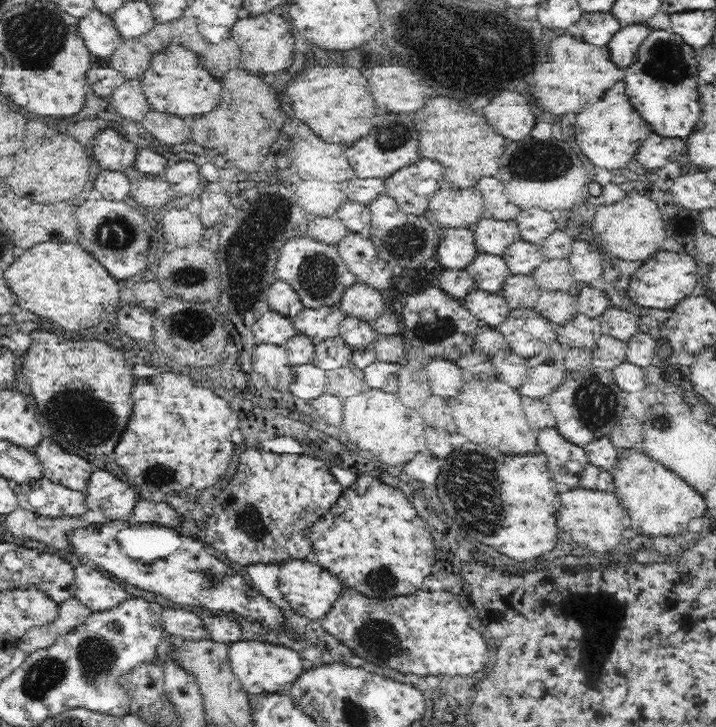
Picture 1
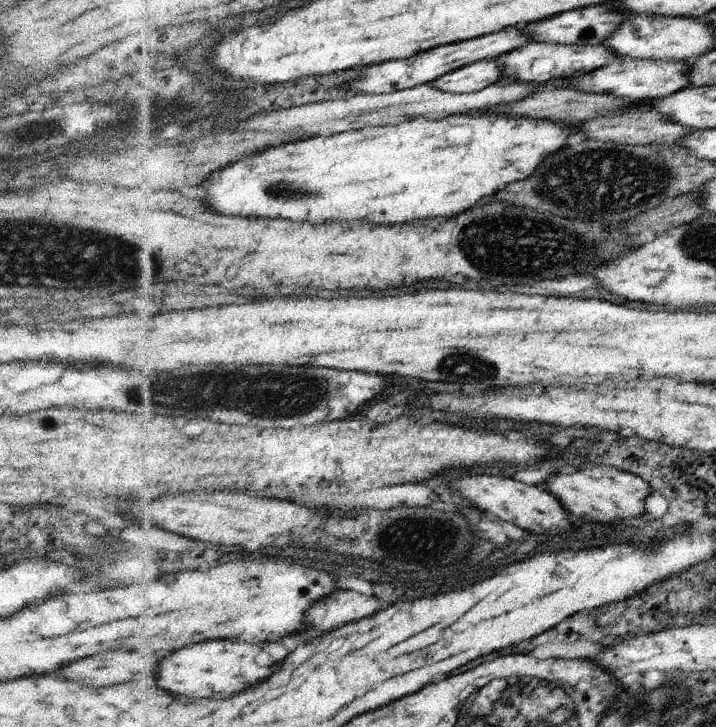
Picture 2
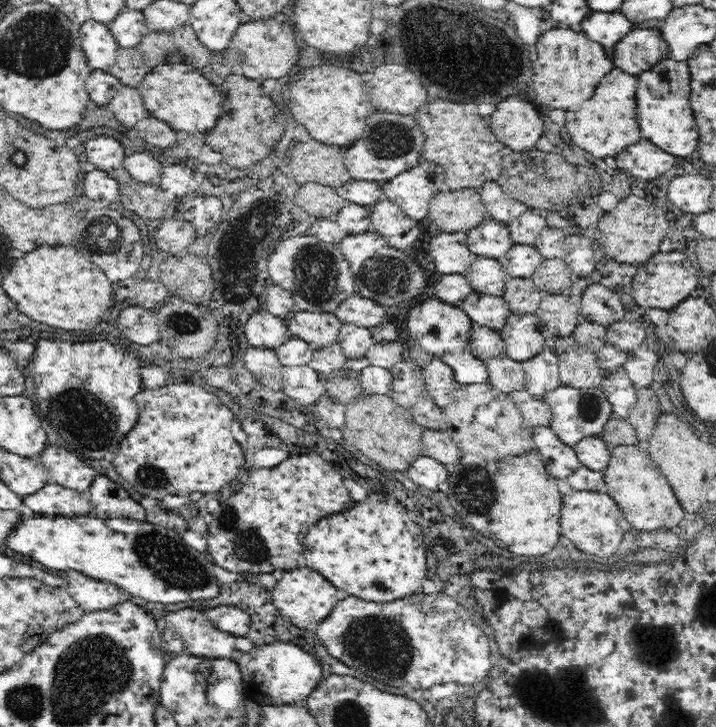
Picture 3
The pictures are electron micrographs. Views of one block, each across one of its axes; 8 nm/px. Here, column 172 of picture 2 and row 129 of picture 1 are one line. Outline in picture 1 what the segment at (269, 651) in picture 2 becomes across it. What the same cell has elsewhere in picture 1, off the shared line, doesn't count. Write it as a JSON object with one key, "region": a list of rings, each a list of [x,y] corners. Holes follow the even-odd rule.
{"region":[[[651,29],[644,42],[637,50],[637,59],[624,70],[624,86],[634,108],[644,116],[644,120],[662,136],[678,136],[686,138],[696,122],[700,120],[700,104],[698,104],[698,61],[695,48],[686,44],[683,38],[674,31]]]}

